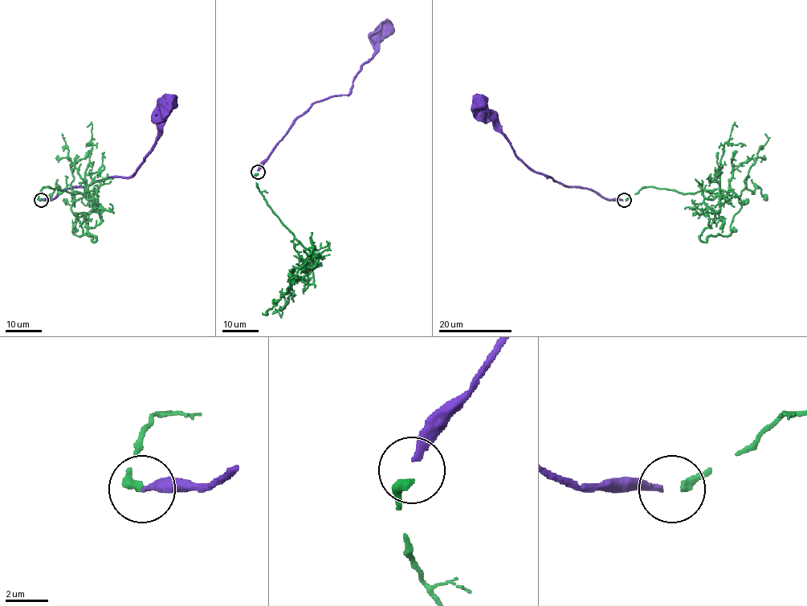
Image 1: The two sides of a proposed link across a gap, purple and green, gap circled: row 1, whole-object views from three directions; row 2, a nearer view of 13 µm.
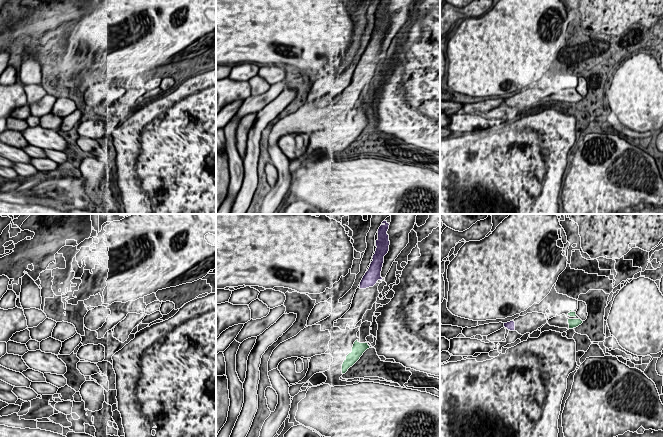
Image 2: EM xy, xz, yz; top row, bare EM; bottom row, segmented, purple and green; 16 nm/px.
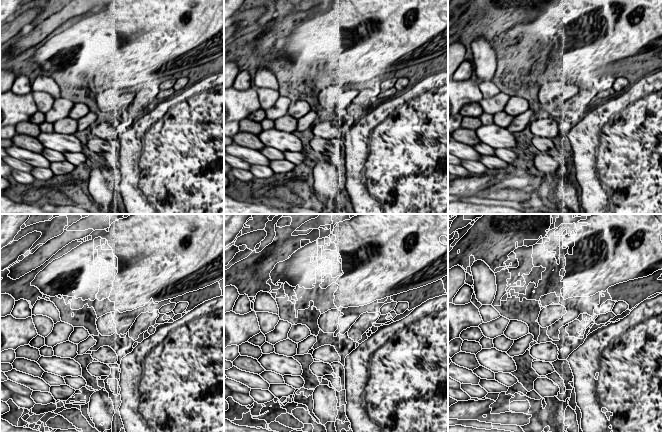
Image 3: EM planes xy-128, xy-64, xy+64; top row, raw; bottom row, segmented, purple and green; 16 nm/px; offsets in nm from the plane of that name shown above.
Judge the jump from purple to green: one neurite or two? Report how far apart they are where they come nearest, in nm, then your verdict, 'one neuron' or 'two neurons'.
850 nm | two neurons

